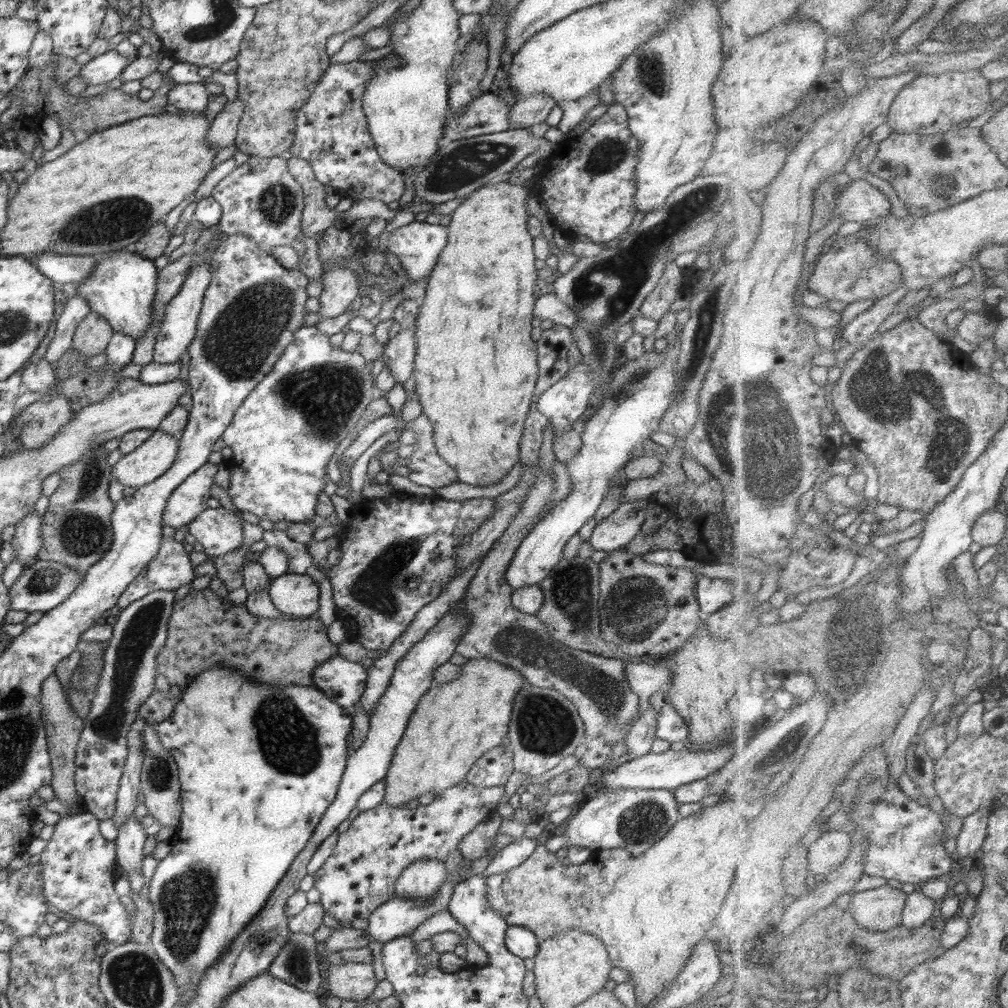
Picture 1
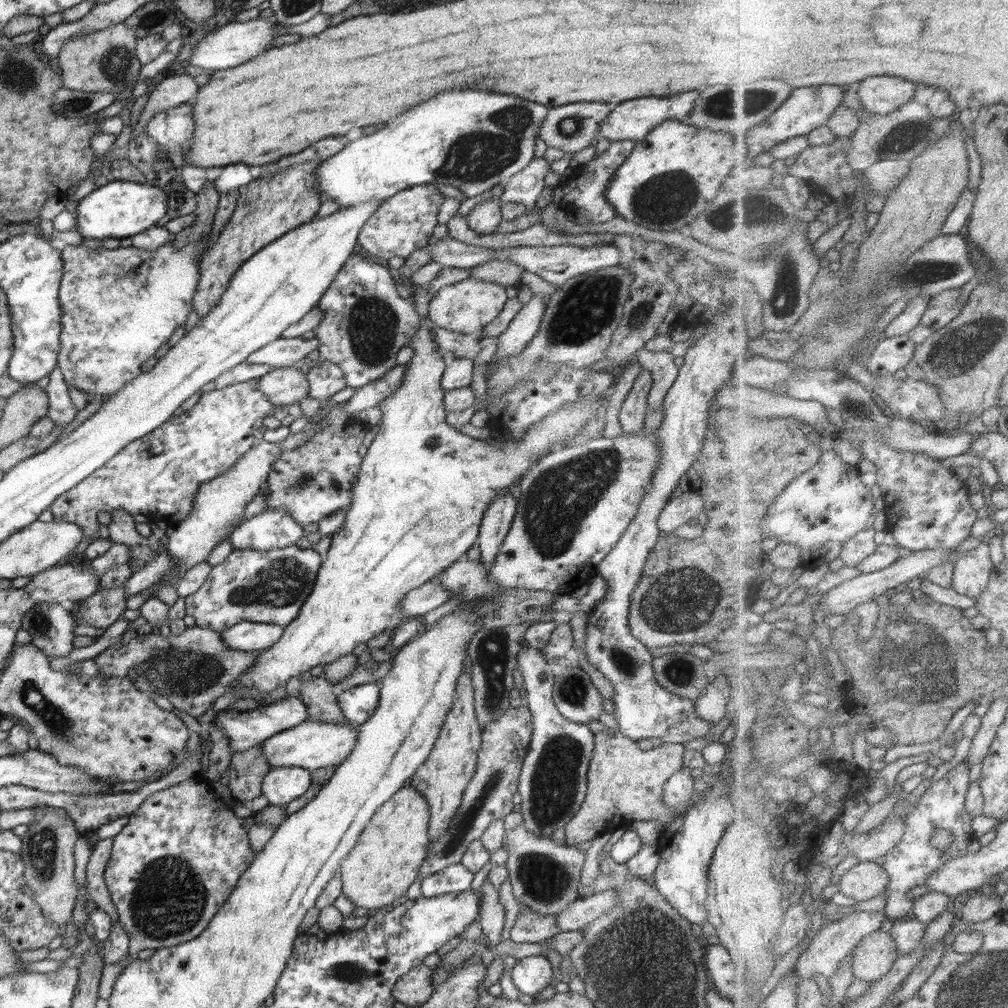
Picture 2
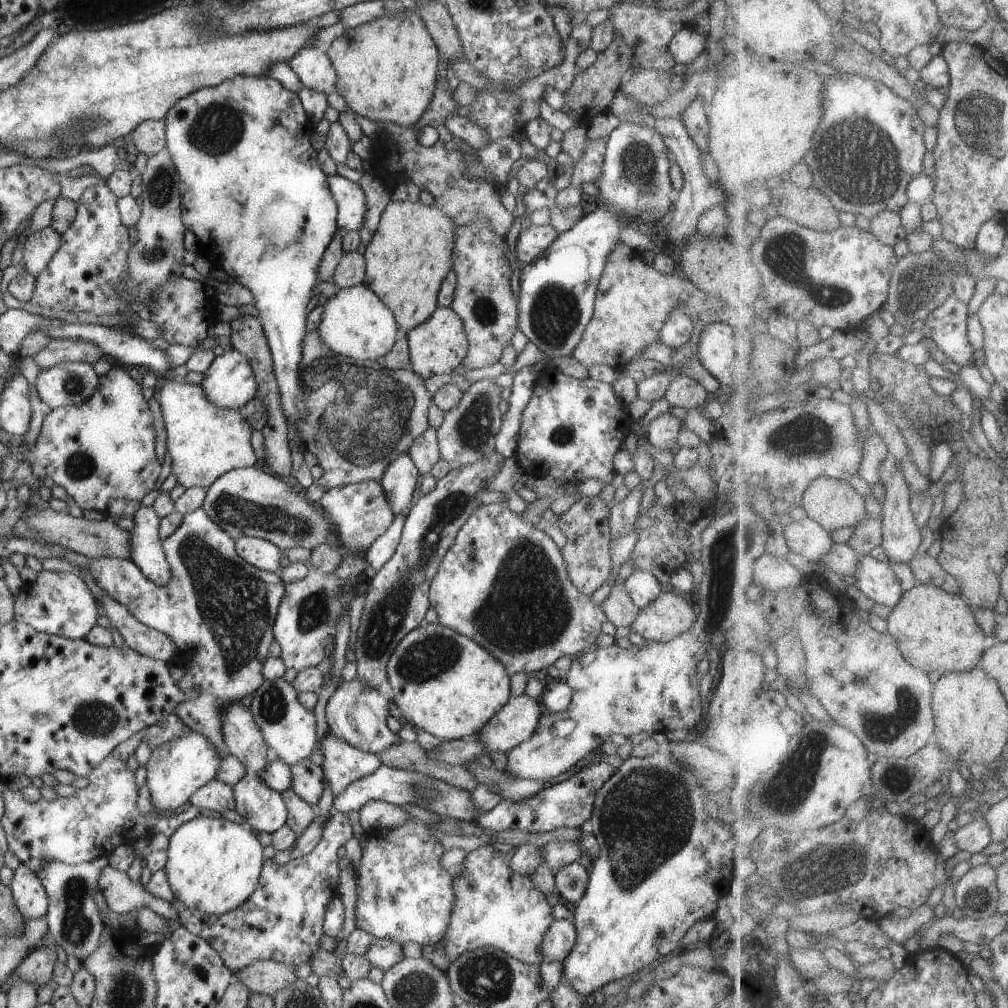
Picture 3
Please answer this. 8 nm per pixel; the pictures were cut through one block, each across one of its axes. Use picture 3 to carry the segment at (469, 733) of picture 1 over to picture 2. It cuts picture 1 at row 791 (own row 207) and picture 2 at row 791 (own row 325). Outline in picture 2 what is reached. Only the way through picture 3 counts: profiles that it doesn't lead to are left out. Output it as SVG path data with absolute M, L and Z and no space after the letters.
M412 785L402 787L375 812L364 832L361 832L356 846L341 862L343 894L355 904L357 912L377 911L406 899L407 890L418 878L418 869L427 855L429 820L430 805Z

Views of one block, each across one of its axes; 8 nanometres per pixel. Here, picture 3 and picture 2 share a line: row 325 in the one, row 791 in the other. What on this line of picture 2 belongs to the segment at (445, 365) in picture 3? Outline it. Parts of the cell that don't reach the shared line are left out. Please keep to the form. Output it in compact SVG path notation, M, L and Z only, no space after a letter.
M463 671L456 680L454 702L450 711L446 713L434 748L424 764L412 775L412 787L420 791L430 805L428 846L430 841L434 841L446 831L446 827L456 814L456 809L460 807L464 789L472 780L477 767L482 731L482 725L476 719L474 711L474 686L471 675Z

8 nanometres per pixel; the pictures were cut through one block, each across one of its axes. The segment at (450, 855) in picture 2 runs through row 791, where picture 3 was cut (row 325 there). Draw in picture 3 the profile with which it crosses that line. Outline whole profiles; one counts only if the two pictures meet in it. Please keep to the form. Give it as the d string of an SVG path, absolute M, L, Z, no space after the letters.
M478 218L468 226L457 227L454 238L451 259L457 282L450 308L464 322L469 342L462 366L468 370L492 366L499 362L504 348L511 344L518 324L519 308L510 288L512 268L506 258L506 239L494 234L488 218Z

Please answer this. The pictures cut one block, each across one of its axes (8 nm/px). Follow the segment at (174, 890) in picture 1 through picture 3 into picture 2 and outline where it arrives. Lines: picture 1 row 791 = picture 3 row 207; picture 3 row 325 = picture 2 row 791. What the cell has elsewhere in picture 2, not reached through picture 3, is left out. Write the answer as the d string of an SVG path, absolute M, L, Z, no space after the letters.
M297 766L272 767L262 779L262 792L270 805L287 806L312 784L310 770Z

